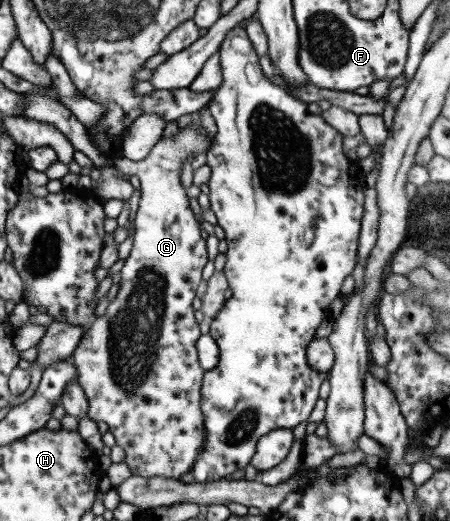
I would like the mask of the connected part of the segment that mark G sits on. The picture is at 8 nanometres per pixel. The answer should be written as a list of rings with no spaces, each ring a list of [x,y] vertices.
[[[190,116],[180,123],[177,134],[173,138],[160,138],[155,145],[149,150],[149,153],[139,161],[131,161],[123,157],[113,160],[113,169],[121,171],[121,173],[128,175],[135,175],[139,180],[139,198],[138,208],[133,220],[134,234],[133,242],[129,254],[124,259],[121,269],[118,271],[120,280],[118,282],[118,290],[113,300],[107,304],[105,312],[91,323],[90,328],[84,329],[73,353],[71,355],[71,362],[78,373],[76,379],[78,385],[83,390],[83,394],[87,400],[87,418],[94,422],[107,424],[108,432],[115,438],[115,443],[118,447],[123,449],[125,459],[123,462],[129,468],[131,476],[138,476],[143,478],[157,478],[163,477],[167,479],[178,480],[183,474],[191,470],[195,458],[199,456],[199,450],[204,444],[205,433],[203,433],[203,419],[201,419],[201,411],[199,411],[199,391],[202,382],[203,369],[198,364],[198,357],[196,354],[196,341],[200,336],[198,324],[193,318],[193,308],[191,308],[191,300],[196,296],[196,289],[198,283],[201,281],[201,269],[207,263],[207,256],[205,251],[205,240],[201,238],[199,232],[199,222],[193,216],[191,208],[186,197],[185,188],[179,186],[179,175],[181,164],[189,157],[192,158],[197,153],[205,153],[210,144],[211,137],[200,127],[198,116]]]

